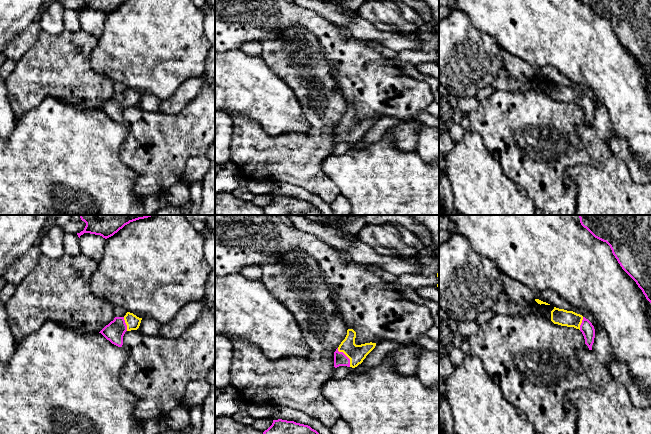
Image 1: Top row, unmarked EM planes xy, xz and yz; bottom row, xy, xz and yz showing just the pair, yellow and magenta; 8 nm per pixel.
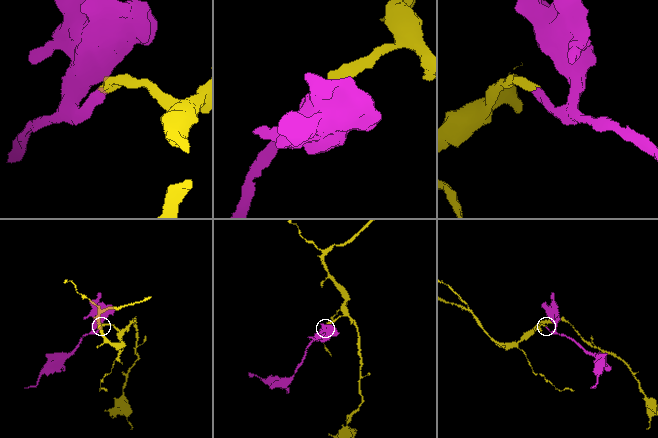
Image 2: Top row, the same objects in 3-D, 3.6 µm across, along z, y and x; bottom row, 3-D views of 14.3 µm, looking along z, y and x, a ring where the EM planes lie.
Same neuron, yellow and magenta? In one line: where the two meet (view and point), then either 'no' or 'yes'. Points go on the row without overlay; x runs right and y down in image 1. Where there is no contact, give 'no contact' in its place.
xz (346, 131) | yes

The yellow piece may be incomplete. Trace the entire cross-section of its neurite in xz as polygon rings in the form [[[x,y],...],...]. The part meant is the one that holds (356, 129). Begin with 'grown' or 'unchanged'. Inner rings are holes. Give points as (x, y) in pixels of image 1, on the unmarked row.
grown | [[[348,105],[345,115],[334,128],[335,144],[339,142],[357,143],[376,122],[376,119],[372,118],[356,121],[355,114],[356,108]]]

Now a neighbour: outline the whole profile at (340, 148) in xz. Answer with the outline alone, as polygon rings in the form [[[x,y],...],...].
[[[339,142],[339,143],[335,144],[332,154],[342,155],[342,154],[346,153],[347,151],[349,151],[351,149],[352,145],[353,145],[352,143]]]

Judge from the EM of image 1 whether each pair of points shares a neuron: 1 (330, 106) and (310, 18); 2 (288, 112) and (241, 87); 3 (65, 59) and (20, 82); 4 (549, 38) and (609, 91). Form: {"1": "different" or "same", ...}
{"1": "different", "2": "same", "3": "same", "4": "same"}

